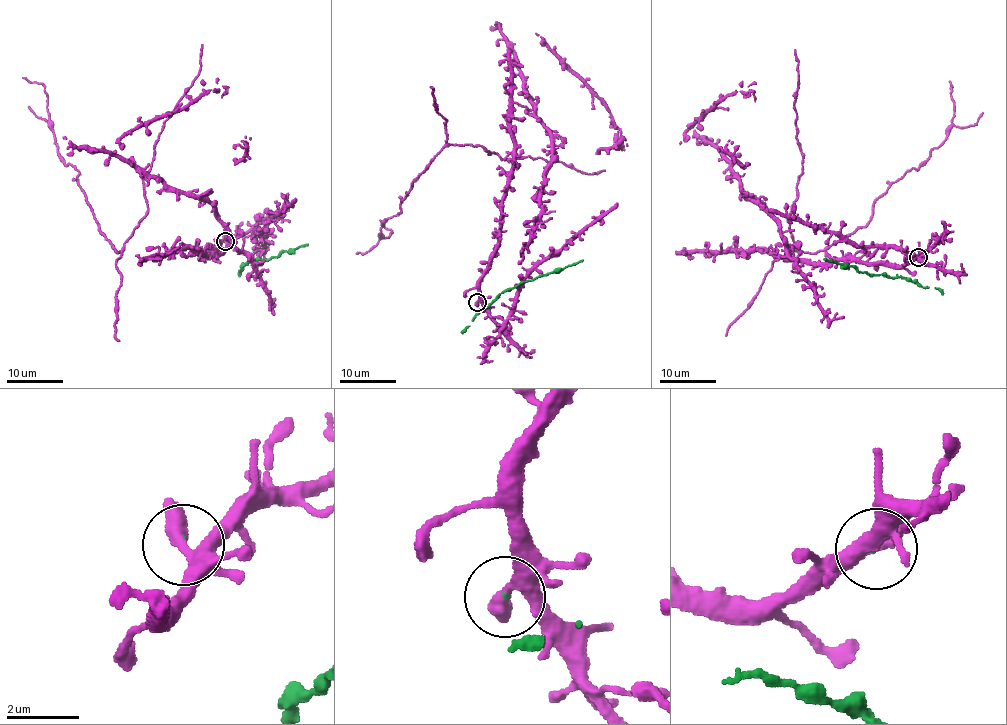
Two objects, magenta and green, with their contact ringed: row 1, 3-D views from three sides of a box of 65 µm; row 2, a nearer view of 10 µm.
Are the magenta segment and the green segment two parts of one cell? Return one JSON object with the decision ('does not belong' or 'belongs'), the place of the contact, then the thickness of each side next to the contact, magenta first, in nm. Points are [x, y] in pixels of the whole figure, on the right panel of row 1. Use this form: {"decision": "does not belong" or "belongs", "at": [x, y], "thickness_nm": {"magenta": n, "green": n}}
{"decision": "belongs", "at": [918, 257], "thickness_nm": {"magenta": 300, "green": 50}}

